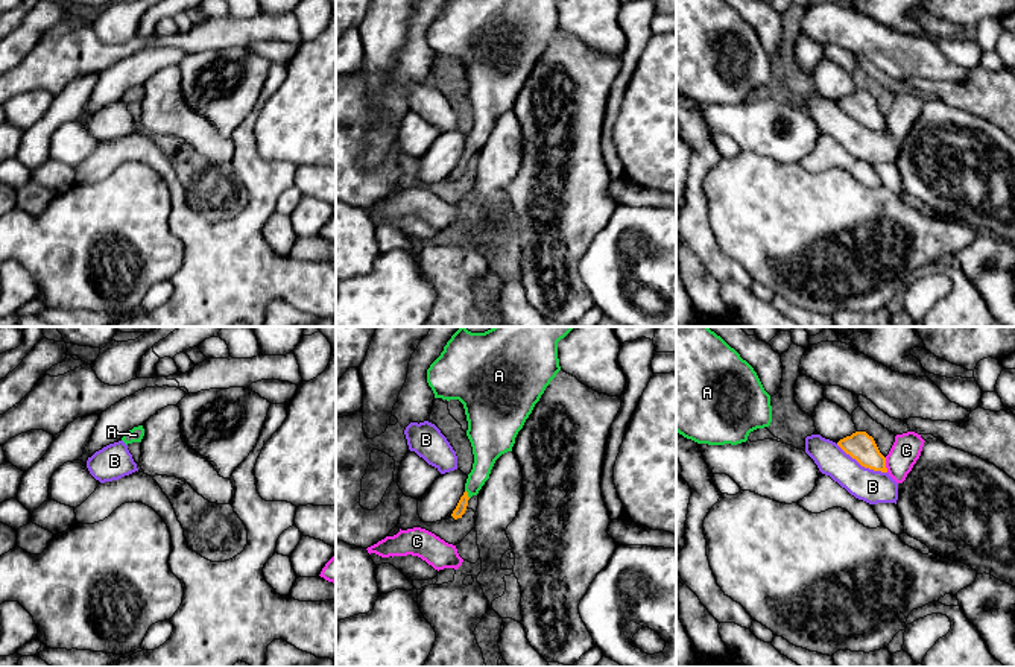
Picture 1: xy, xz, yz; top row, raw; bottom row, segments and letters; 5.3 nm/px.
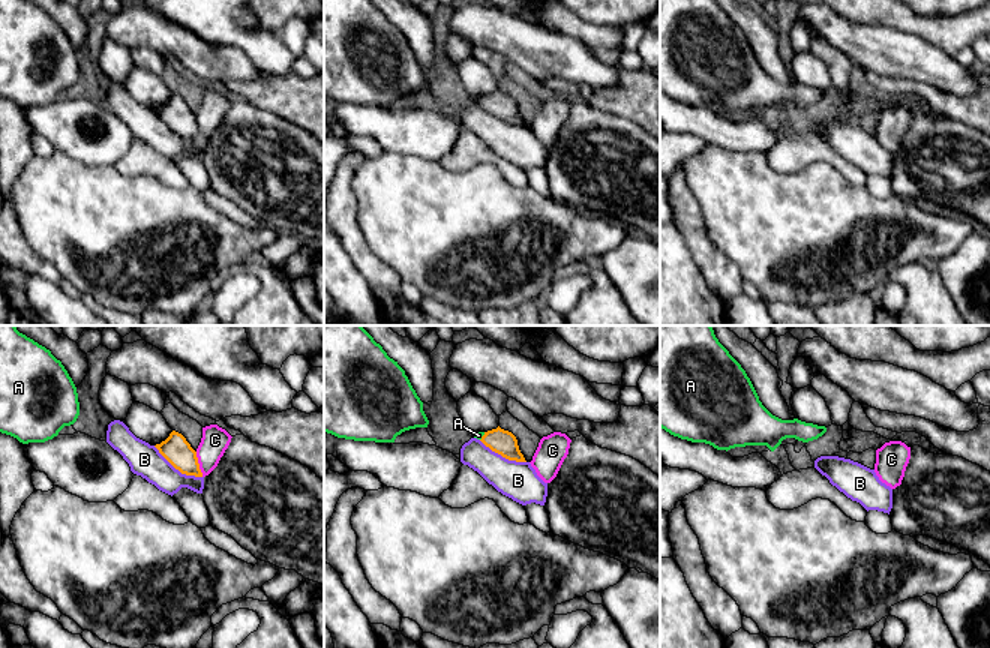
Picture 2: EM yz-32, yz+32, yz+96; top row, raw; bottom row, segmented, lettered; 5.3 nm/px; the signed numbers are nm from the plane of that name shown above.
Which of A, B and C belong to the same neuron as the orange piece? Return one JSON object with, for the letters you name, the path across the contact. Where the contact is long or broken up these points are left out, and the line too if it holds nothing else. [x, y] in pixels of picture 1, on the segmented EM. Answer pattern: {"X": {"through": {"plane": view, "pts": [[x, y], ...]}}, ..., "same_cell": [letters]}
{"A": {"through": {"plane": "xz", "pts": [[461, 508], [467, 494], [480, 473], [486, 452]]}}, "same_cell": ["A"]}

